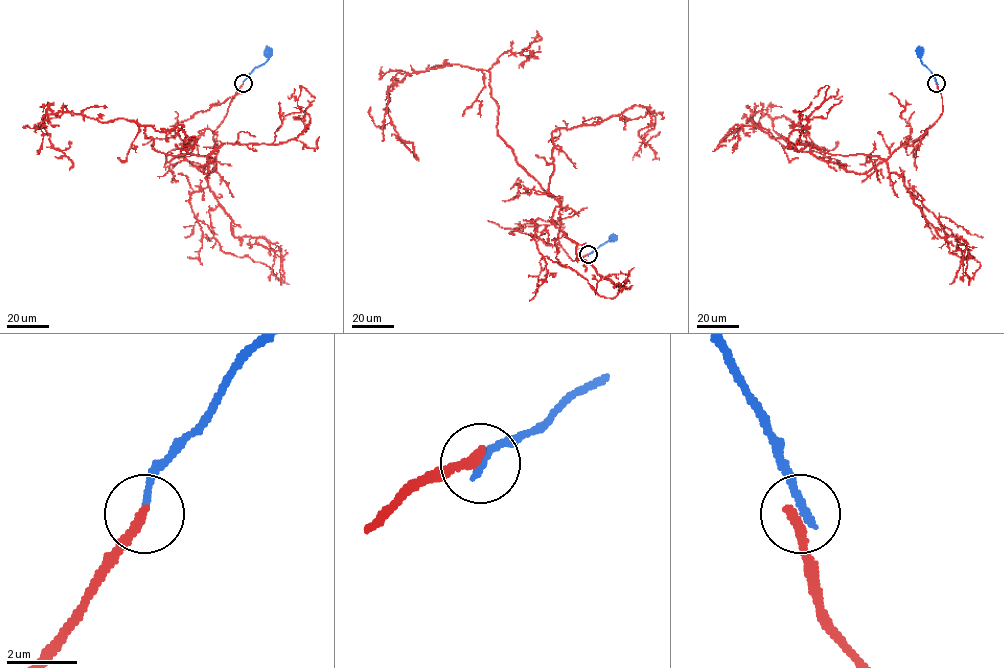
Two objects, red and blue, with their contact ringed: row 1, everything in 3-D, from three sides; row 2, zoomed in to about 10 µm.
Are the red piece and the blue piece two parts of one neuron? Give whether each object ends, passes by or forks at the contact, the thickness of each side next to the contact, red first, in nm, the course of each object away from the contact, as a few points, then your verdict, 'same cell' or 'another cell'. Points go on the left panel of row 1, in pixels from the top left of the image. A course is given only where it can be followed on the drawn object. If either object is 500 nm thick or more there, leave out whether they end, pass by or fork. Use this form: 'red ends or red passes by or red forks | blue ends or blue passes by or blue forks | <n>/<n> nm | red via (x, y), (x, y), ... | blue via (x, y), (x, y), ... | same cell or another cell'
red ends | blue ends | 300/220 nm | red via (243, 83), (215, 130), (215, 159), (158, 152), (145, 126), (122, 118), (47, 114), (42, 124), (69, 170) | blue via (243, 83), (255, 68), (266, 60), (268, 55) | another cell

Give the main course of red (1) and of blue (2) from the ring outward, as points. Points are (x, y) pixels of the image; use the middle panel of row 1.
1: (588, 255), (560, 244), (560, 203), (498, 133), (486, 70), (448, 64), (389, 87), (414, 157)
2: (588, 255), (613, 237)

